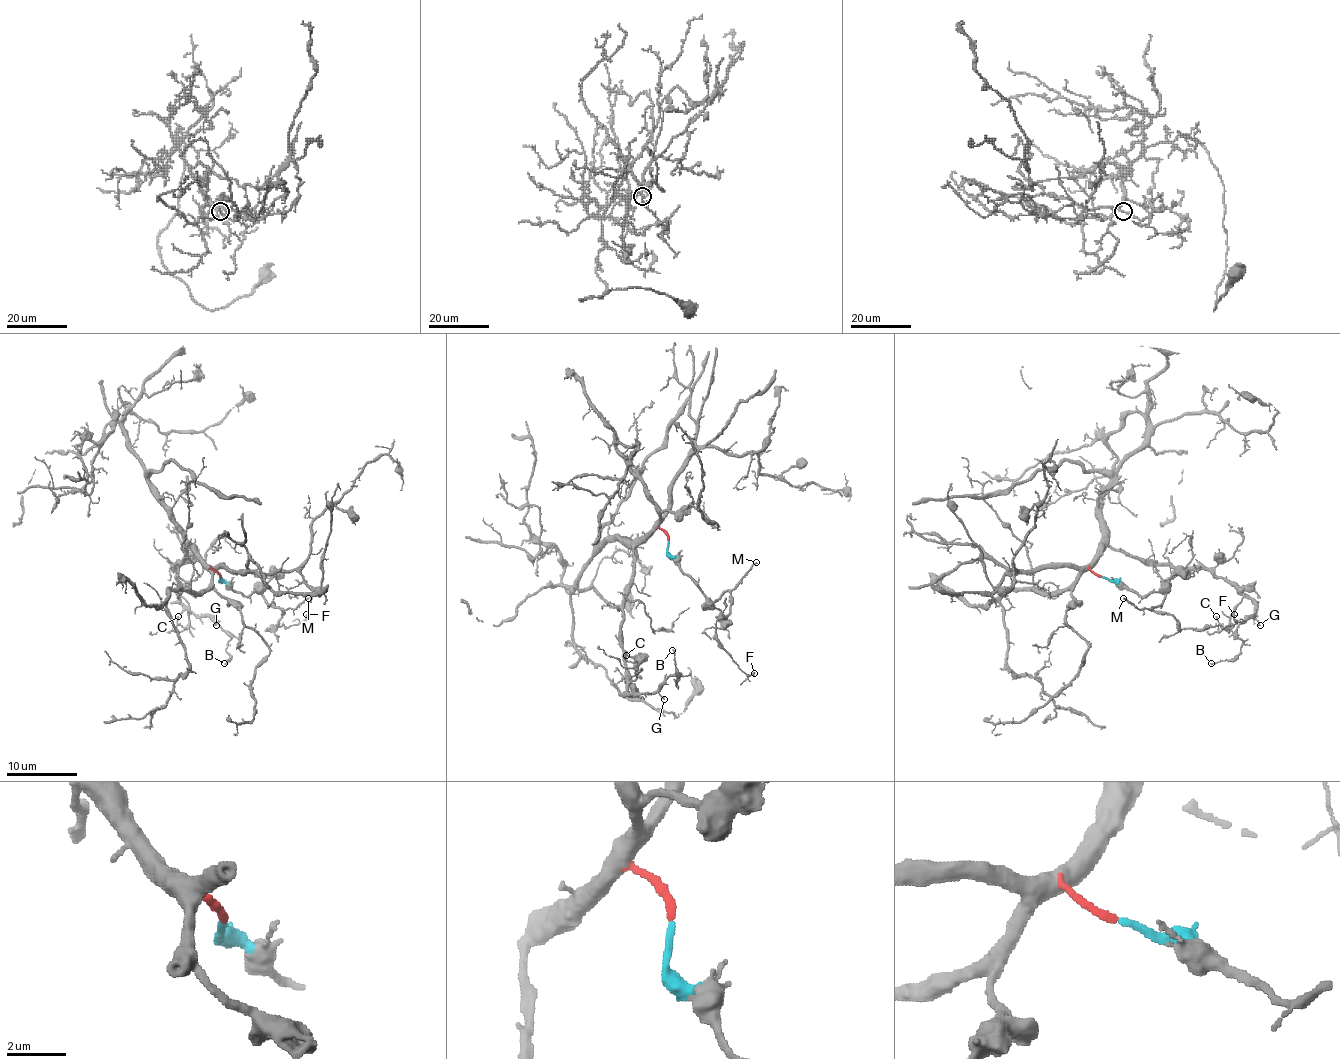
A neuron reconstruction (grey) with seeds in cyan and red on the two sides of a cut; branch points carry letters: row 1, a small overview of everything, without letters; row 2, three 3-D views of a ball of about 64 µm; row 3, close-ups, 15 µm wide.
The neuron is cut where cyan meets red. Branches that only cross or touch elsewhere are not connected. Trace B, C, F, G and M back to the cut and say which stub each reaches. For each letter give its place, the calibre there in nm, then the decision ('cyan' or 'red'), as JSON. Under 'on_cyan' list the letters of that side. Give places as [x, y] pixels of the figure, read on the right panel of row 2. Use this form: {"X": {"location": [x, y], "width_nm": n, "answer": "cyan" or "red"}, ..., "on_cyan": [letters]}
{"B": {"location": [1211, 663], "width_nm": 110, "answer": "red"}, "C": {"location": [1216, 616], "width_nm": 130, "answer": "red"}, "F": {"location": [1234, 614], "width_nm": 140, "answer": "cyan"}, "G": {"location": [1260, 625], "width_nm": 140, "answer": "red"}, "M": {"location": [1123, 598], "width_nm": 160, "answer": "cyan"}, "on_cyan": ["F", "M"]}

